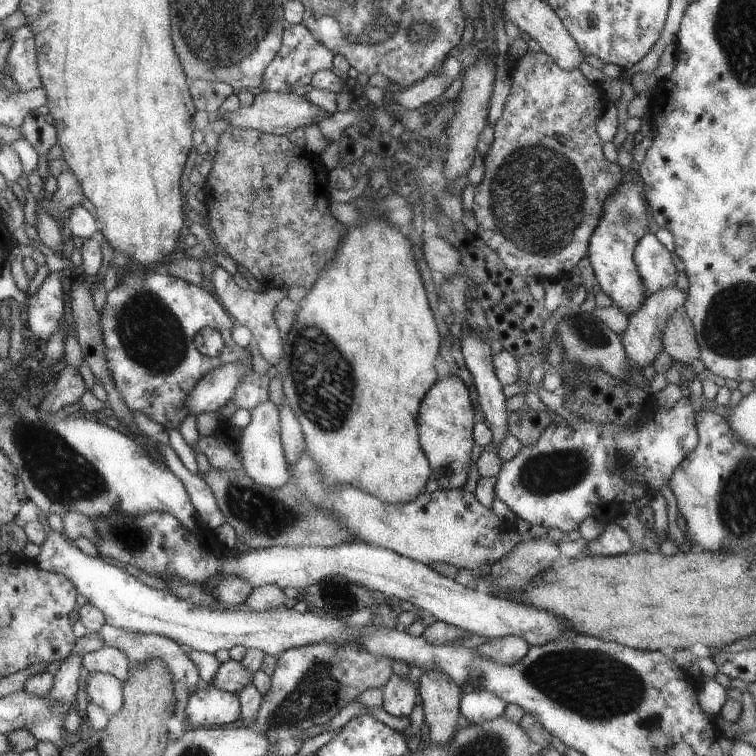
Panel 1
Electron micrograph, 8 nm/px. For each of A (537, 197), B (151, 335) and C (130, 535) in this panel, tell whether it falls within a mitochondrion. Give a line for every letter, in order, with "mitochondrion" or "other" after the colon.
A: mitochondrion
B: mitochondrion
C: mitochondrion

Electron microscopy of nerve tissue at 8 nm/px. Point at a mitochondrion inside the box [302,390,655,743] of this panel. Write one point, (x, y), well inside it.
(554, 673)

